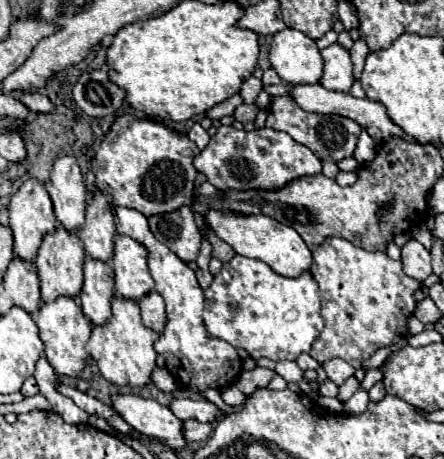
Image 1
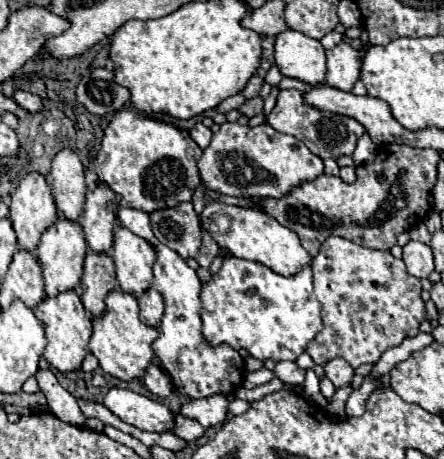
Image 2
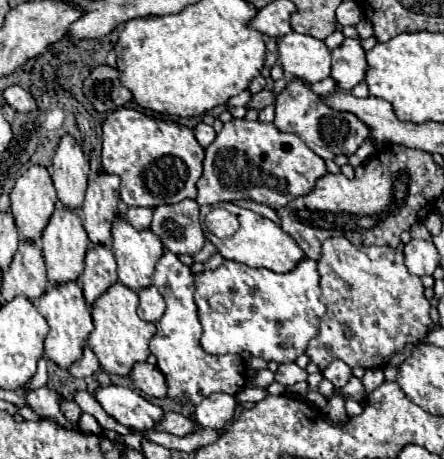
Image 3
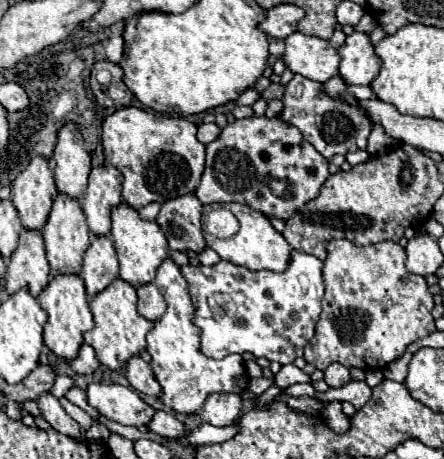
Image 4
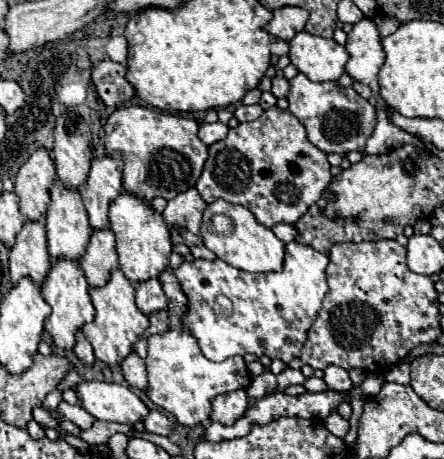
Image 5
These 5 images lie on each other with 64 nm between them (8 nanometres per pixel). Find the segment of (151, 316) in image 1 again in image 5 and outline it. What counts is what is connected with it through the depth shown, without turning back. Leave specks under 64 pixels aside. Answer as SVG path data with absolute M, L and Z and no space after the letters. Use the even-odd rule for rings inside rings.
M152 278L152 280L146 280L146 282L138 284L138 288L136 288L136 306L144 314L166 308L166 304L168 304L168 298L166 298L166 294L162 290L162 282L158 278Z

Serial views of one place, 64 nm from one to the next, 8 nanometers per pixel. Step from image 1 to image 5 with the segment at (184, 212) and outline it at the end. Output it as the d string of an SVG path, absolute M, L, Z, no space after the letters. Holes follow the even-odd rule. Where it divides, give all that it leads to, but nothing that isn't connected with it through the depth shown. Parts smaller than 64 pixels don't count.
M190 188L168 202L168 206L162 212L162 218L170 228L174 244L186 244L186 246L202 244L202 238L198 236L206 206L208 204L200 198L196 188Z

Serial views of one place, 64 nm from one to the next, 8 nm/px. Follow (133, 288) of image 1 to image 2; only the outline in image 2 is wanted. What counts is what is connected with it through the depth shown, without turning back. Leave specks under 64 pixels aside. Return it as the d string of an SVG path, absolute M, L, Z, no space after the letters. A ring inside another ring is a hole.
M118 226L114 230L114 244L108 254L116 264L116 278L124 292L140 296L152 286L156 248L148 240L136 236L124 226Z

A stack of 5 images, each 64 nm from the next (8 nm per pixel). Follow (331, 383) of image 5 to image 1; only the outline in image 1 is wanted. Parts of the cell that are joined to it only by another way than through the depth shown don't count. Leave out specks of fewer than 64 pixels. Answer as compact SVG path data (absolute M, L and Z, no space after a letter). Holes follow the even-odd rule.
M332 358L332 360L324 362L322 368L324 368L324 372L328 374L328 378L330 378L336 386L342 386L344 380L354 374L354 368L352 368L348 362L344 362L342 358Z

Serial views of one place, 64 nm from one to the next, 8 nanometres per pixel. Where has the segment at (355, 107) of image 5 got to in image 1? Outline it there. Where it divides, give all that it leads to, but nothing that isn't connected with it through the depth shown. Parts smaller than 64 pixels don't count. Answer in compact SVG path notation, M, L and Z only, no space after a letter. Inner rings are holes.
M284 94L284 96L276 96L276 98L272 100L272 110L270 110L270 114L268 114L266 126L290 134L296 142L308 146L320 160L330 160L330 158L332 158L332 160L336 160L336 162L354 154L358 136L360 136L360 132L362 132L360 124L356 124L356 122L350 120L350 118L330 116L330 114L314 114L314 112L302 110L302 108L294 102L294 98L292 98L290 94L288 94L288 96L286 96L286 94Z

